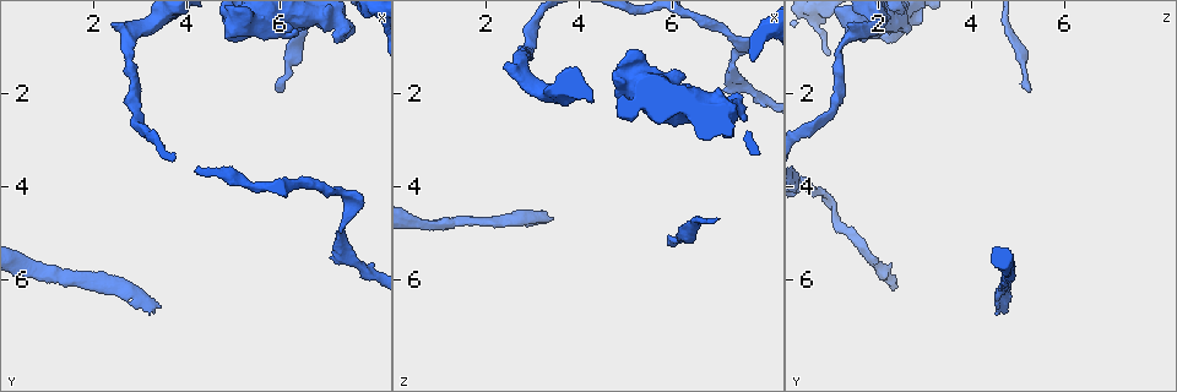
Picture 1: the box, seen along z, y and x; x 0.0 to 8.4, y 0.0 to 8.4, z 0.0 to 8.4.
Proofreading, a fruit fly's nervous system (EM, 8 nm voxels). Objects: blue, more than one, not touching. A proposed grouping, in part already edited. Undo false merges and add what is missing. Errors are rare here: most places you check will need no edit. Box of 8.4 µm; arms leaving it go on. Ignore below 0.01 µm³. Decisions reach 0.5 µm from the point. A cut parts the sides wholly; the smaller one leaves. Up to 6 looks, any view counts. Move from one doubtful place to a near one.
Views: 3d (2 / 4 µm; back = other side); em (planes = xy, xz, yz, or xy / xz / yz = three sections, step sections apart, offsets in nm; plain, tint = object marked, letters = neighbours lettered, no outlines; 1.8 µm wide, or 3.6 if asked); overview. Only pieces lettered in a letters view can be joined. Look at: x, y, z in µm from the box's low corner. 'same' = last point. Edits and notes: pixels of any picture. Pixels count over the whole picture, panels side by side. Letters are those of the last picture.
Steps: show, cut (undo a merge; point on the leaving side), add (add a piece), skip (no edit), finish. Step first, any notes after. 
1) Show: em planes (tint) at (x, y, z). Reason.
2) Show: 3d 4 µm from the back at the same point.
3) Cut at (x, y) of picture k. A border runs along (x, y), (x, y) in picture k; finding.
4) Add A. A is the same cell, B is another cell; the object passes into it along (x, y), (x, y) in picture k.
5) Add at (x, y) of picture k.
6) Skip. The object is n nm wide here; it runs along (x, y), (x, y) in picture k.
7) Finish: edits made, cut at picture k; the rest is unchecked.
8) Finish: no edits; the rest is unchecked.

Show: 3d 4 µm at (3.25, 6.75, 4.60).

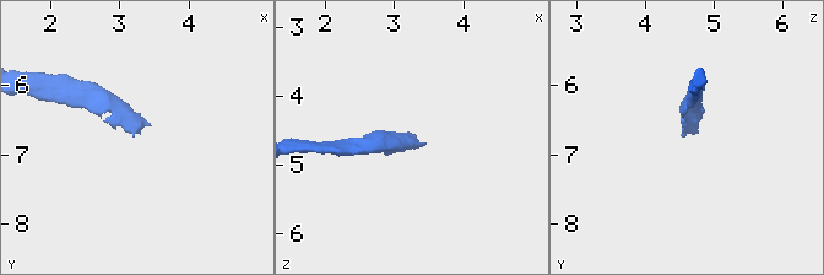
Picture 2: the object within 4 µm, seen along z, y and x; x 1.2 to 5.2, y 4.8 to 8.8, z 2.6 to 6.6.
Show: em xz step 8 (plain) at (3.20, 6.75, 4.55). Shape alone is not enough.

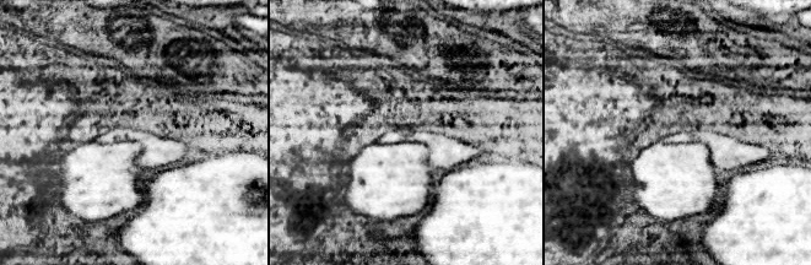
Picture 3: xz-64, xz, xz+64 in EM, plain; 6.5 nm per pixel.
Show: em xz step 8 (letters) at the same point.

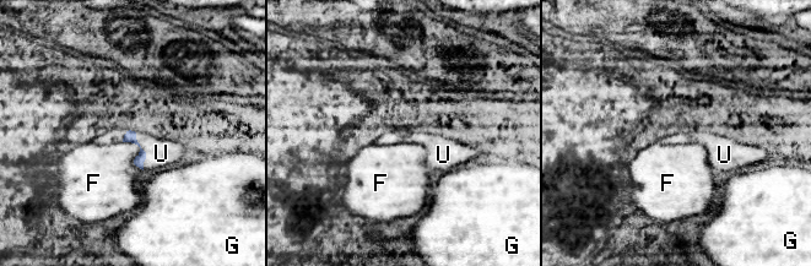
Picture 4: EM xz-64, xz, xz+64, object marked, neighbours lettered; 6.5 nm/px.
Add U. U is the same cell, F and G are other cells; the object passes into it along (130, 136), (144, 151), (161, 153) in picture 4; the neuron continues.

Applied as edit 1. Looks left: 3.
Show: em 3.6 µm planes (letters) at (4.80, 0.80, 1.50). Thick end.

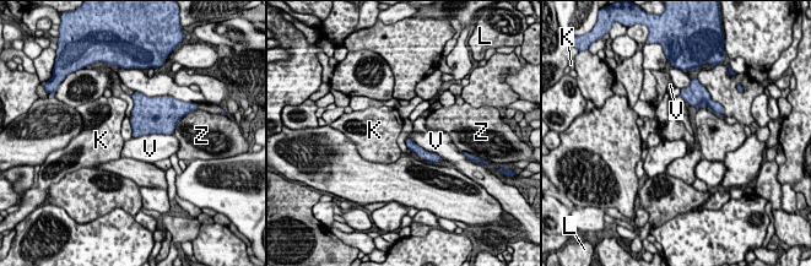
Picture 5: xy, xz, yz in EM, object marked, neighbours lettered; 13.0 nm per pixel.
Skip. The longest contact is with V, 500 nm; K, L, V and Z are other cells; it runs along (409, 141), (422, 153), (433, 157) in picture 5; none of them fits.

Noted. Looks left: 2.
Finish: edits made, add at picture 4; the rest is unchecked.

